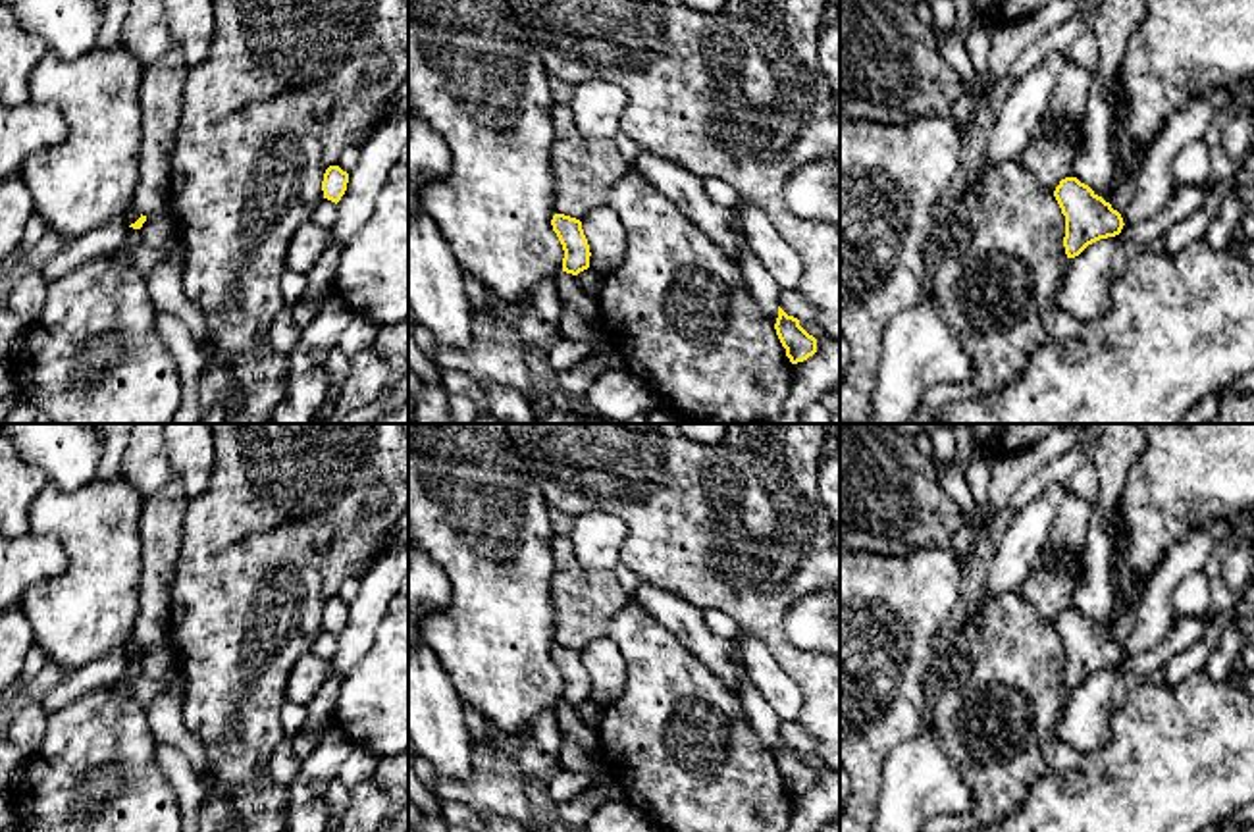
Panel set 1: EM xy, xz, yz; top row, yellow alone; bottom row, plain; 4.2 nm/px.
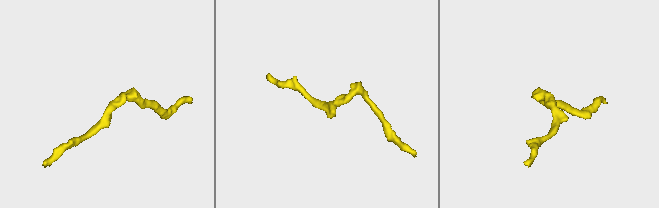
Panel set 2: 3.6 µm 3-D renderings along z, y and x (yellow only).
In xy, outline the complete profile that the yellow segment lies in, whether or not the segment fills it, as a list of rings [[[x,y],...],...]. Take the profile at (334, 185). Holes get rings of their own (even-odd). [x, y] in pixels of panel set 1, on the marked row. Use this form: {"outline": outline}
{"outline": [[[329,166],[322,181],[324,198],[337,204],[347,191],[347,183],[349,173],[343,171],[339,166]]]}

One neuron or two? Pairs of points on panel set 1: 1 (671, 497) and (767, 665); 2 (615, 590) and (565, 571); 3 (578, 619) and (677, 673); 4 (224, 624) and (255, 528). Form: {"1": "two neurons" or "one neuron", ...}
{"1": "two neurons", "2": "one neuron", "3": "two neurons", "4": "one neuron"}

